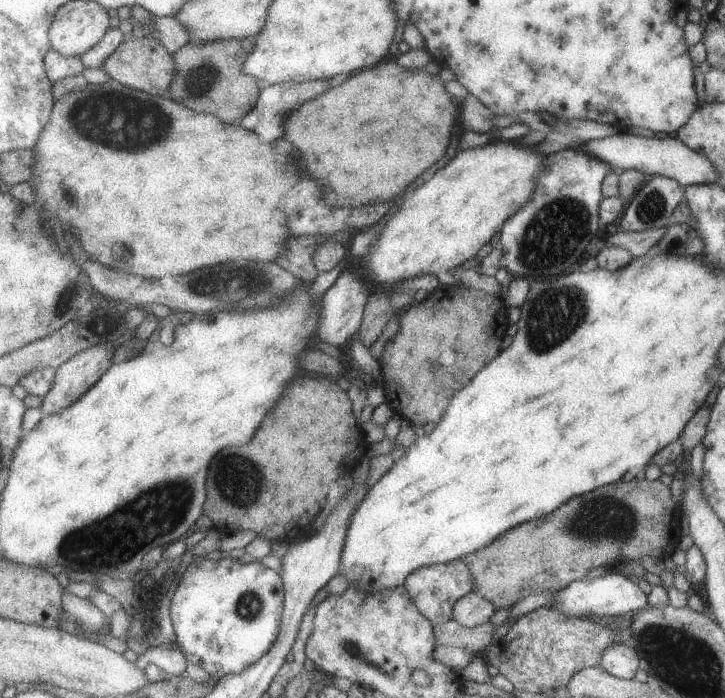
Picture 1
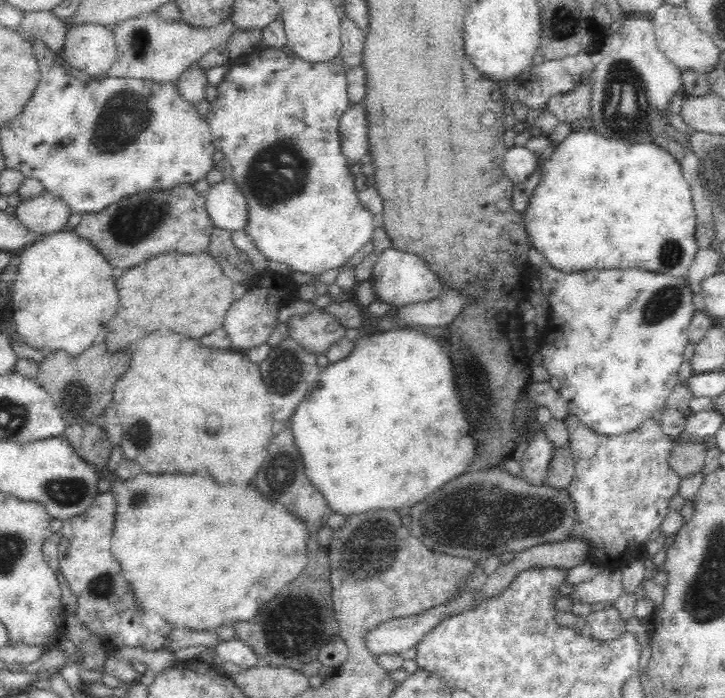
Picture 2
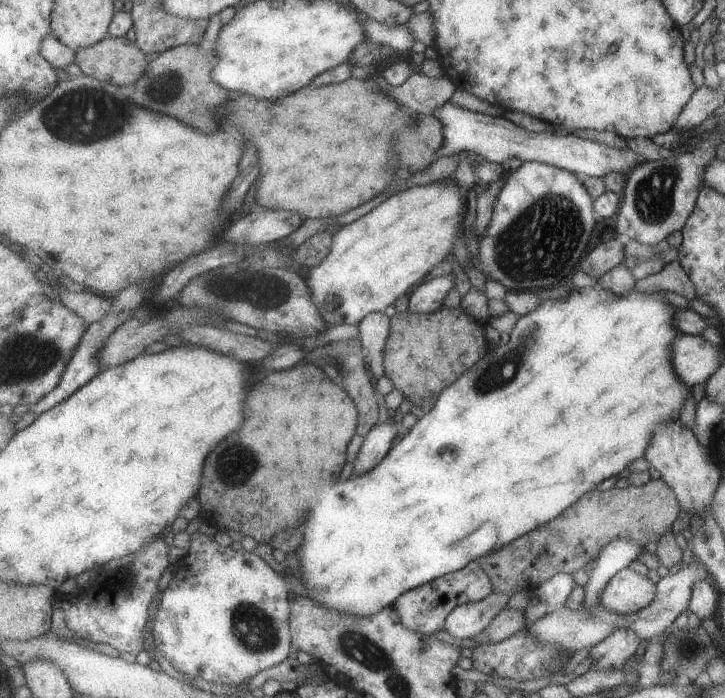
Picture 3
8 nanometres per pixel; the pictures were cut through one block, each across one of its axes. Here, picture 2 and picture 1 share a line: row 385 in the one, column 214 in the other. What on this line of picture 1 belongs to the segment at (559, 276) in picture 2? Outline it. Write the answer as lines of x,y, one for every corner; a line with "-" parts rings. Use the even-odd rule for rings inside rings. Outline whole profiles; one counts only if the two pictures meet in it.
232,557
220,559
219,561
203,559
201,562
191,562
190,564
185,565
183,573
179,576
179,581
172,597
173,603
171,604
171,612
173,614
173,620
178,636
177,642
186,653
186,656
188,656
189,661
205,669
211,676
224,678
227,674
244,672
244,670
250,668
250,666
254,666
257,662
260,662
260,659
264,658
264,656
272,650
272,647
276,642
278,642
287,605
287,586
285,585
283,575
279,571
272,567
267,567
264,563
258,560
254,563
244,564
242,560
233,559

